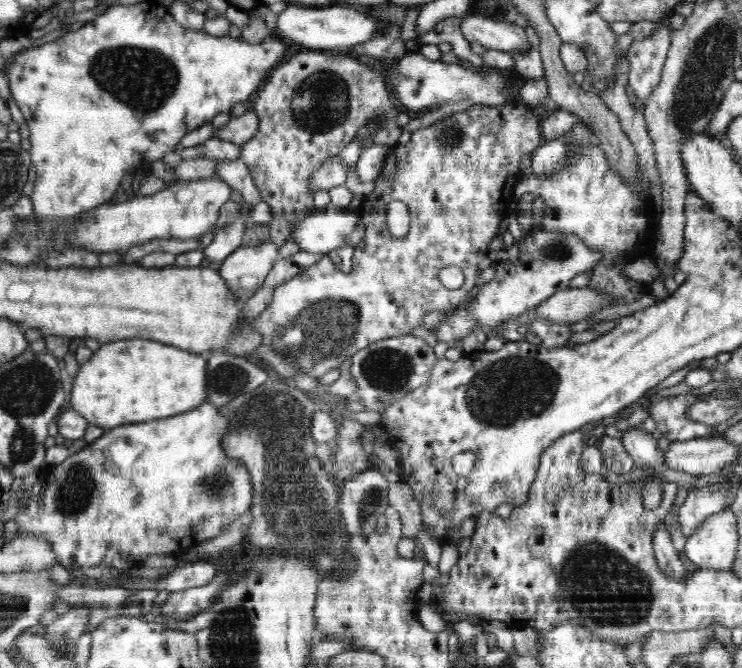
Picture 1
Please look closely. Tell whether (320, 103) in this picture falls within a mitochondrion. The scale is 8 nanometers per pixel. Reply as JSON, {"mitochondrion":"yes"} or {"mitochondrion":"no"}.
{"mitochondrion":"yes"}

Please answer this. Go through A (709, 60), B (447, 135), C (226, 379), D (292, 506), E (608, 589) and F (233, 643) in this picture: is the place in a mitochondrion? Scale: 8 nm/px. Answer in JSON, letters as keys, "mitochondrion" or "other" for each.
{"A":"mitochondrion","B":"mitochondrion","C":"mitochondrion","D":"mitochondrion","E":"mitochondrion","F":"mitochondrion"}

